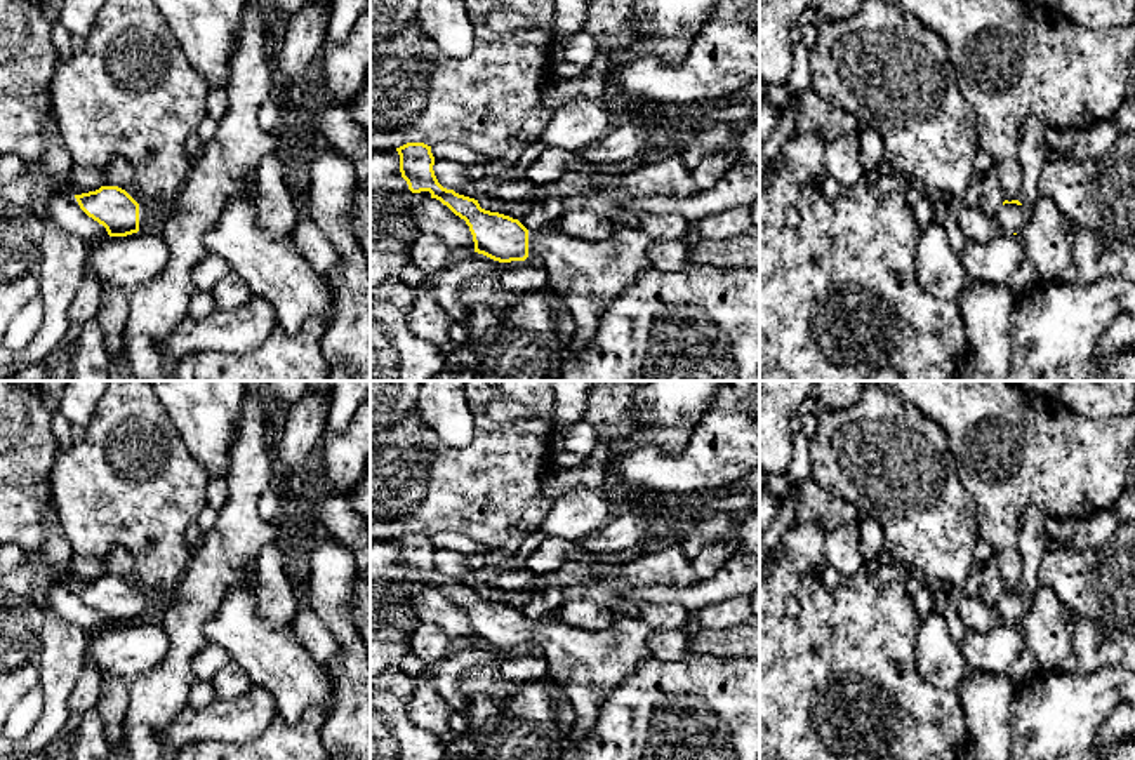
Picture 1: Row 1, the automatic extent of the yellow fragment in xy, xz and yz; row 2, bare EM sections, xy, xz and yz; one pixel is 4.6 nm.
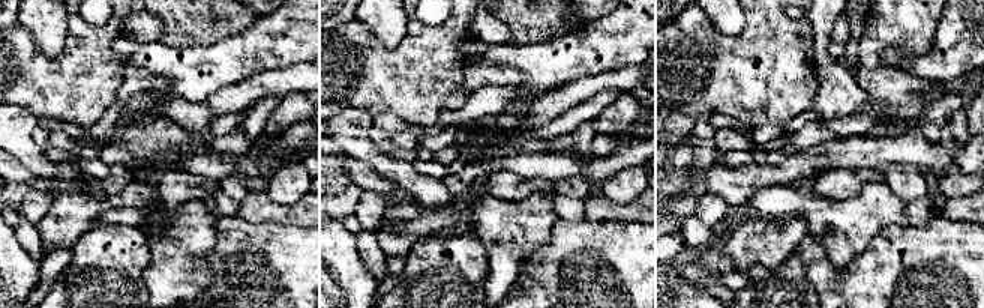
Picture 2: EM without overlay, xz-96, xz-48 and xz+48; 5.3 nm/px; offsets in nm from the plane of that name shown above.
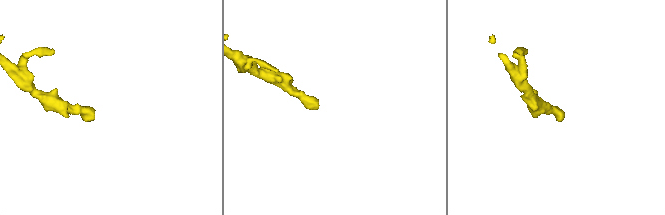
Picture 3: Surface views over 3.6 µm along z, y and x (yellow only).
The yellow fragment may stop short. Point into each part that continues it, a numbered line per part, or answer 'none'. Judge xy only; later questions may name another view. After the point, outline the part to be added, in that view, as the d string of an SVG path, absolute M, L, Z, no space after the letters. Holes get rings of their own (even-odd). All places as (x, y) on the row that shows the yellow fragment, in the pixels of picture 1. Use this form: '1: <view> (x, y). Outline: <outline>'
1: xy (150, 214). Outline: M148 202L139 205L139 231L158 228L162 219L174 210L172 202Z

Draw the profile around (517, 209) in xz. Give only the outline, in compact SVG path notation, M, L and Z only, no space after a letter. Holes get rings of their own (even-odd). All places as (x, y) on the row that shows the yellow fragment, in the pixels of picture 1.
M534 190L520 202L513 202L509 205L509 210L504 216L509 216L513 219L521 219L527 216L537 203L546 200L544 197L537 195Z

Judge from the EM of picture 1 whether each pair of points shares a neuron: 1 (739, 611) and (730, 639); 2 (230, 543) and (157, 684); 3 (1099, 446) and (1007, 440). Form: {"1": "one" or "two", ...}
{"1": "two", "2": "one", "3": "one"}

